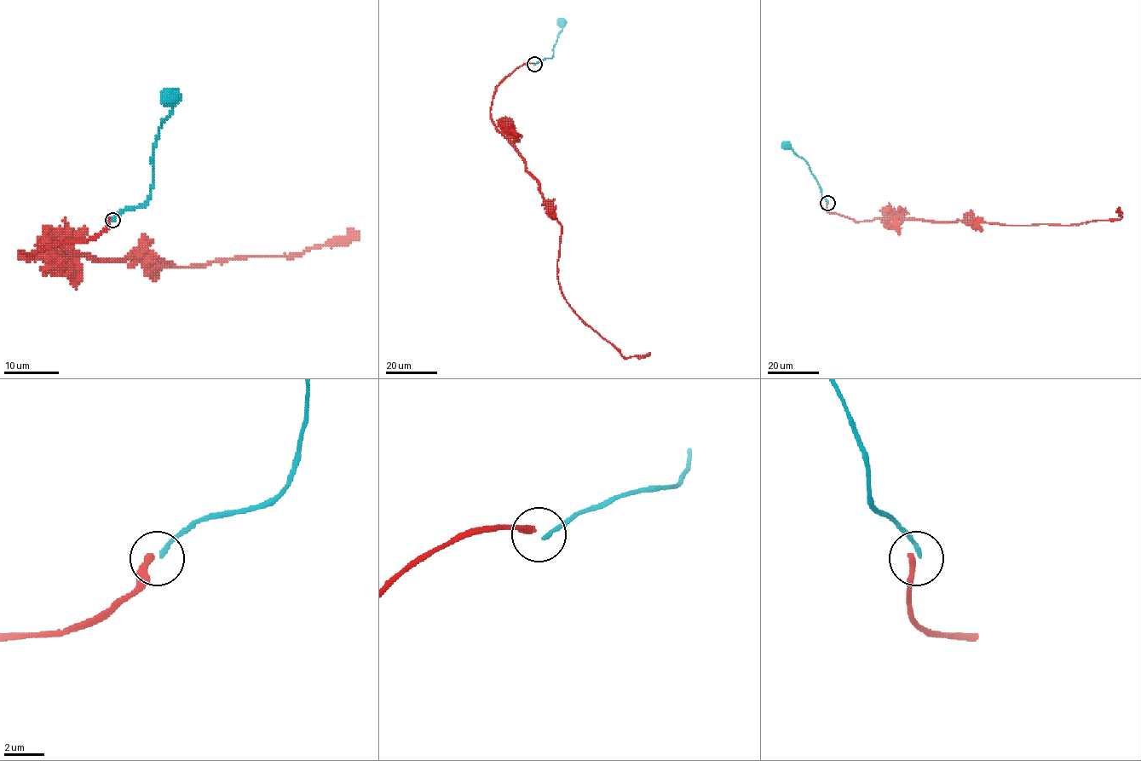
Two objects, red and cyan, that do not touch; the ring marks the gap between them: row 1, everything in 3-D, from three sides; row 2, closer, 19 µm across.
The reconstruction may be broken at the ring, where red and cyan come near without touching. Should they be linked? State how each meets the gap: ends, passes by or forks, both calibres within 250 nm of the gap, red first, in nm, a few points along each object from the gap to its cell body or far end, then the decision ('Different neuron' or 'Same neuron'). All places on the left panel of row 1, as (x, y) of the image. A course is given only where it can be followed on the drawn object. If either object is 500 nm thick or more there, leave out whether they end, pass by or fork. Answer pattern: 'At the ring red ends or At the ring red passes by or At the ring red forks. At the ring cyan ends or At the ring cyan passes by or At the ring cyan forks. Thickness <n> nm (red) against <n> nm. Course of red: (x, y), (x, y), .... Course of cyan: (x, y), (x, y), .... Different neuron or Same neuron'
At the ring red ends. At the ring cyan ends. Thickness 340 nm (red) against 200 nm. Course of red: (111, 220), (83, 240), (60, 242), (27, 260), (20, 254), (207, 265), (299, 256), (358, 232). Course of cyan: (112, 220), (123, 210), (141, 206), (148, 199), (152, 152), (162, 121), (171, 110), (170, 95). Different neuron

